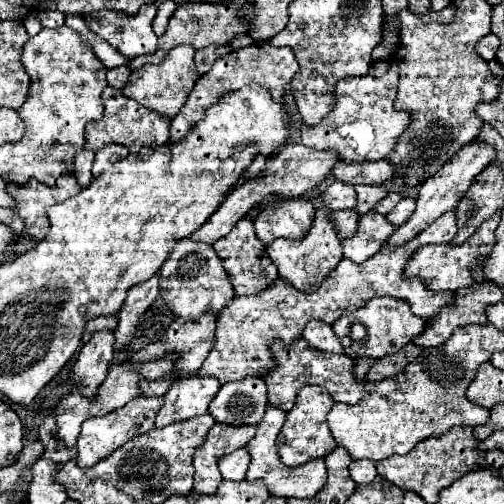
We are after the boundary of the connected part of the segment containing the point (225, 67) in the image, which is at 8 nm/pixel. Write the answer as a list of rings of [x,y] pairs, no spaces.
[[[254,42],[248,48],[242,50],[234,50],[228,56],[222,56],[214,62],[214,68],[210,68],[208,74],[200,76],[186,100],[186,104],[182,106],[182,112],[176,114],[176,118],[170,122],[170,142],[172,140],[180,140],[182,136],[186,136],[186,132],[204,116],[204,110],[208,106],[214,106],[214,102],[218,98],[222,98],[228,92],[240,90],[244,86],[254,86],[254,84],[262,84],[268,92],[272,100],[284,100],[286,88],[292,80],[292,76],[298,72],[298,62],[294,58],[294,52],[290,48],[274,48],[268,42]]]

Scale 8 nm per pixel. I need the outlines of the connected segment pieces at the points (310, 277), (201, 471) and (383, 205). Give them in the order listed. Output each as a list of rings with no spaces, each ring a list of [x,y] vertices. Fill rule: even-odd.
[[[320,206],[312,220],[310,232],[302,240],[278,238],[270,246],[266,246],[266,252],[278,266],[280,276],[290,284],[294,284],[294,288],[298,290],[316,288],[322,282],[322,278],[342,260],[342,238],[338,236],[338,226],[328,218],[330,212],[332,212],[330,208]]]
[[[216,422],[204,444],[198,446],[194,452],[194,492],[198,494],[214,494],[218,484],[222,482],[222,474],[218,470],[218,458],[234,452],[240,446],[246,446],[246,442],[256,434],[258,424],[248,426],[230,426]]]
[[[390,194],[390,196],[386,196],[384,200],[380,200],[380,202],[374,206],[374,210],[380,212],[380,214],[388,214],[388,212],[394,210],[394,206],[396,206],[400,200],[402,200],[400,194]]]

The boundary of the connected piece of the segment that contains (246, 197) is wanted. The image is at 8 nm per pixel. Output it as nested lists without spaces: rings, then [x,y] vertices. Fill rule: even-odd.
[[[286,144],[276,156],[272,156],[270,160],[266,160],[266,166],[262,170],[262,174],[254,180],[248,180],[244,184],[240,184],[238,188],[234,188],[230,192],[230,196],[226,196],[226,200],[218,206],[218,212],[214,212],[214,216],[210,216],[210,220],[206,220],[206,224],[202,228],[198,228],[198,232],[194,232],[194,236],[190,236],[194,242],[204,242],[204,244],[214,244],[216,240],[224,238],[234,224],[246,216],[254,206],[258,208],[262,200],[270,198],[270,196],[290,196],[290,198],[298,198],[302,196],[308,188],[318,186],[320,182],[324,182],[334,164],[340,162],[338,154],[334,154],[332,150],[314,150],[314,148],[306,148],[304,144]]]

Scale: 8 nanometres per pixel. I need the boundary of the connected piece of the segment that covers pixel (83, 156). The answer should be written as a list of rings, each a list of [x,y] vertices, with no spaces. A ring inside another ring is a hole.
[[[80,150],[76,154],[76,160],[74,160],[74,174],[76,174],[76,180],[82,188],[86,188],[86,184],[90,184],[94,180],[92,172],[90,172],[90,166],[94,162],[94,154],[90,150]]]

